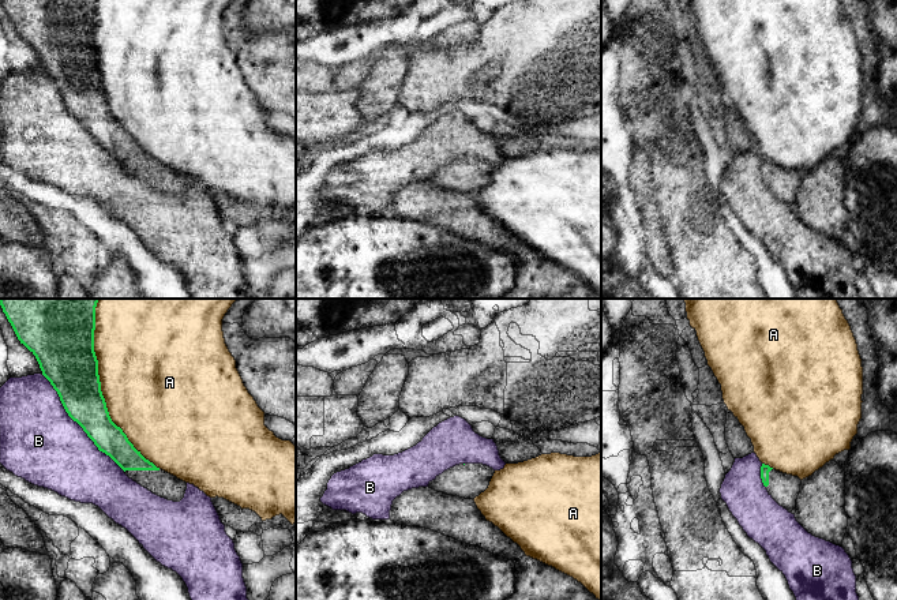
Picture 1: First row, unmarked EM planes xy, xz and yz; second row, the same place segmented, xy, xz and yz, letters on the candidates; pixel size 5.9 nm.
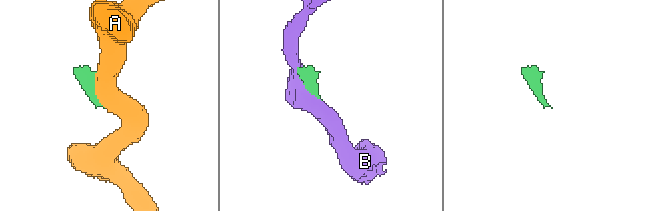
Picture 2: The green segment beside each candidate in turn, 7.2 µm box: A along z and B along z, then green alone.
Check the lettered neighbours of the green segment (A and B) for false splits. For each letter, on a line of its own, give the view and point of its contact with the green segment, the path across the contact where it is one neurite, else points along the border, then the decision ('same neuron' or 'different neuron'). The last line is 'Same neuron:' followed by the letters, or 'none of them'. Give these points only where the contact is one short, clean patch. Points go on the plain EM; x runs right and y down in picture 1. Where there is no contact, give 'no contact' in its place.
A: meets green in xy at (100, 83); different neuron
B: meets green in xy at (78, 117); different neuron
Same neuron: none of them

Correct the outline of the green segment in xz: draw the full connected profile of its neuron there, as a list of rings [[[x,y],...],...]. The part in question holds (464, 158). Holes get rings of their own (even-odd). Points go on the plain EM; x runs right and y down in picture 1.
[[[459,158],[429,176],[428,181],[453,191],[474,194],[484,187],[495,165],[483,158]]]

